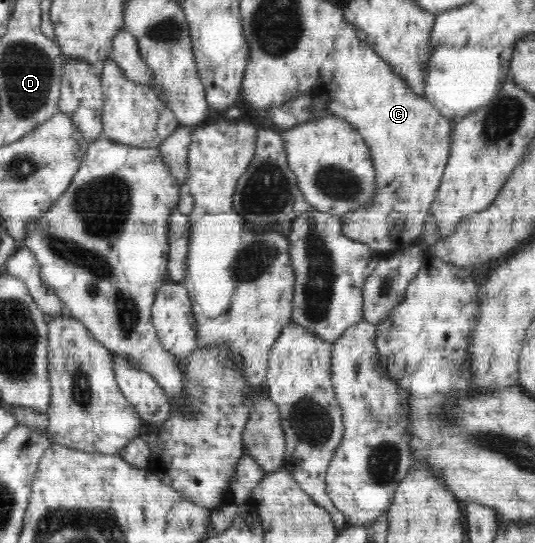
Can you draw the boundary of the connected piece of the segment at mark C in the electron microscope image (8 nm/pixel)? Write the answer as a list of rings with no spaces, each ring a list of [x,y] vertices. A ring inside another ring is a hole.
[[[344,21],[341,24],[339,33],[335,38],[335,43],[333,50],[329,53],[328,58],[322,66],[321,73],[321,82],[323,84],[318,87],[318,93],[322,95],[323,98],[327,99],[327,108],[331,115],[344,118],[353,128],[357,129],[357,132],[364,138],[367,147],[371,152],[371,159],[373,159],[373,165],[375,165],[375,196],[371,200],[371,204],[367,206],[361,206],[359,210],[353,210],[343,216],[339,216],[341,219],[341,233],[349,239],[365,243],[371,247],[371,250],[377,251],[380,254],[392,254],[400,251],[403,246],[410,246],[417,237],[422,233],[422,226],[425,224],[426,216],[428,215],[429,209],[433,204],[434,198],[436,197],[437,190],[441,184],[443,178],[445,167],[447,166],[448,158],[452,146],[452,127],[453,124],[441,115],[441,111],[437,110],[433,106],[432,102],[429,102],[424,96],[419,96],[411,89],[409,85],[405,83],[397,74],[393,73],[393,68],[384,58],[381,58],[377,54],[376,50],[373,50],[365,41],[359,40],[356,36],[356,27]]]

